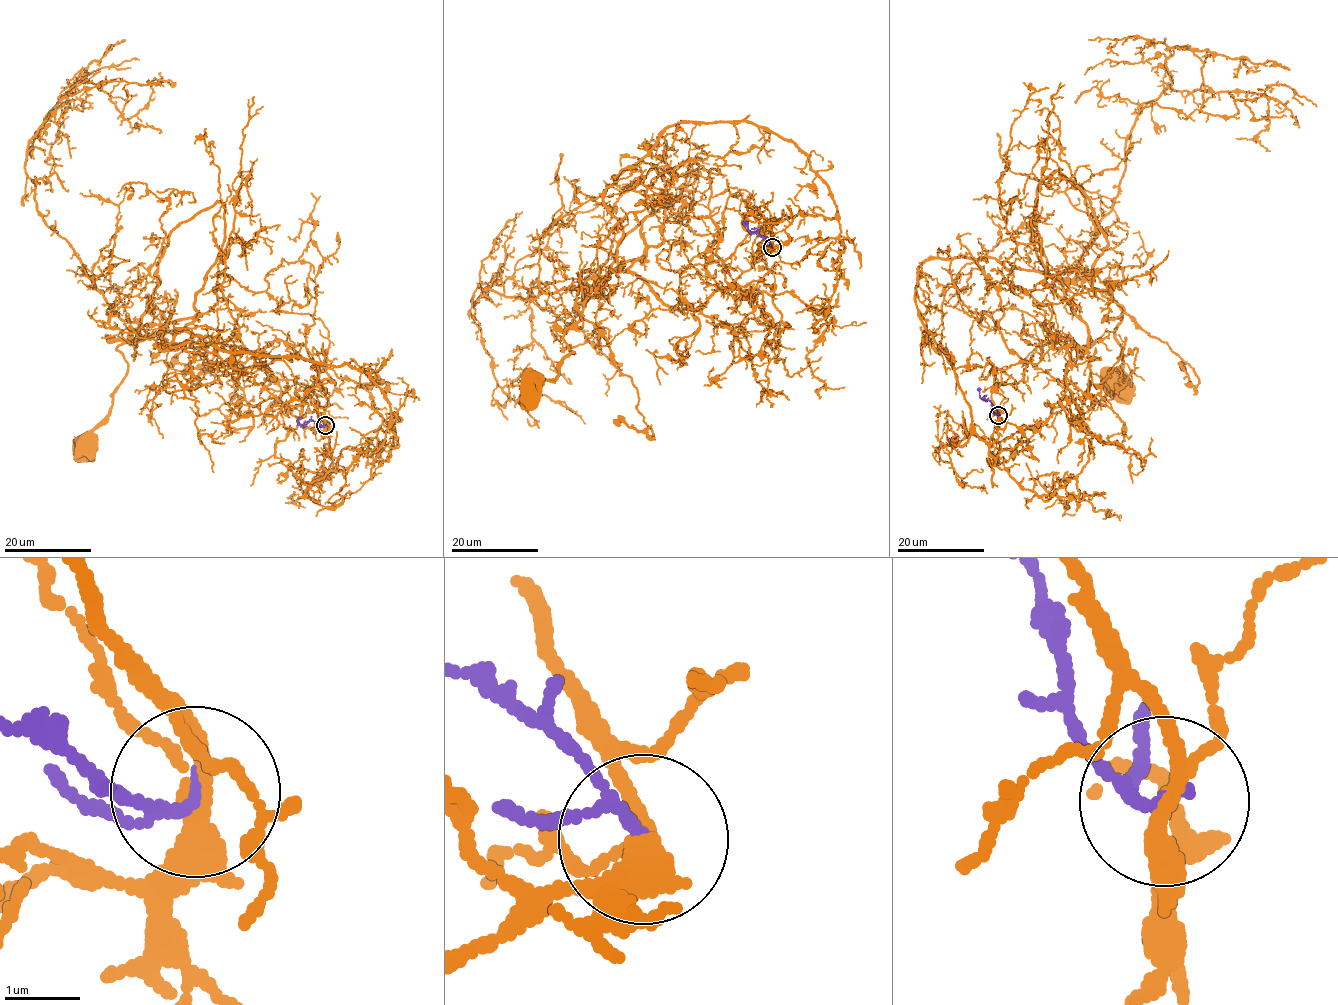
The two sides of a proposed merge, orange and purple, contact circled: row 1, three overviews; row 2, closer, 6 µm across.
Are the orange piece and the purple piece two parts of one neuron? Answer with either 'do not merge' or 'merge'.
do not merge

